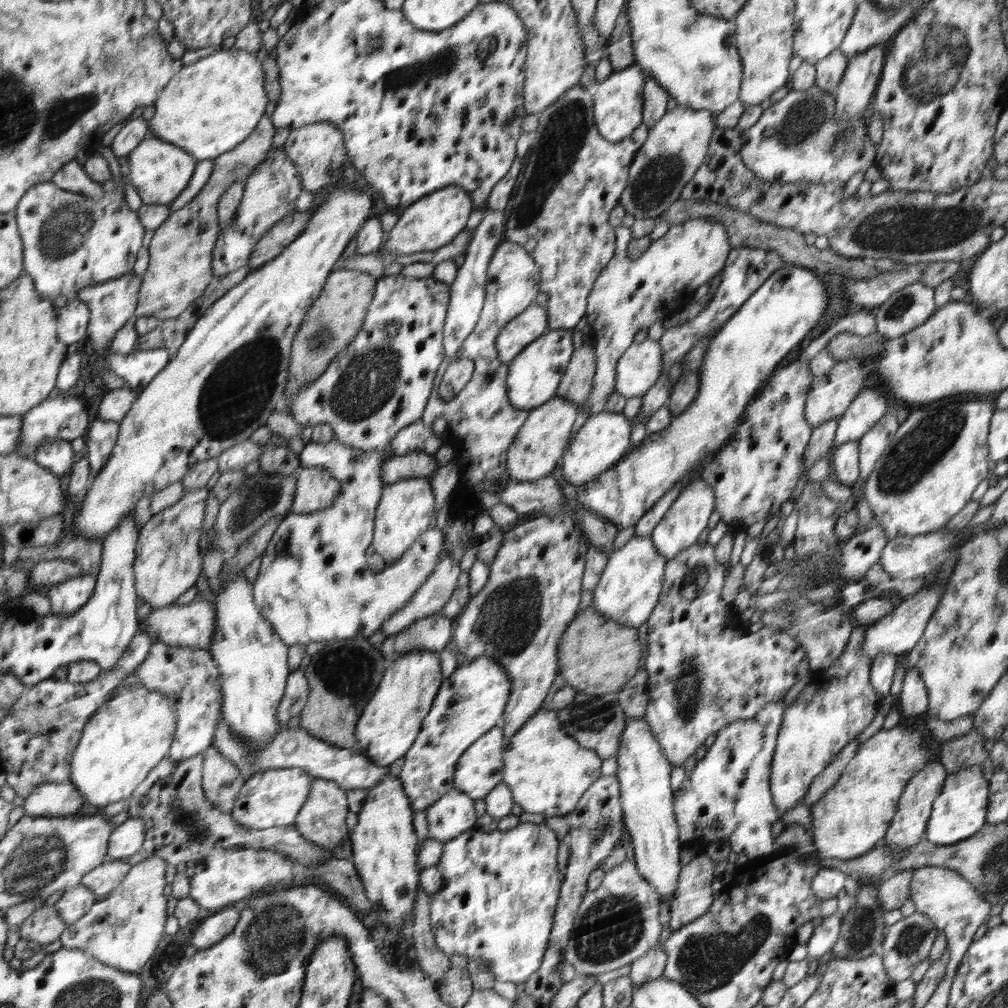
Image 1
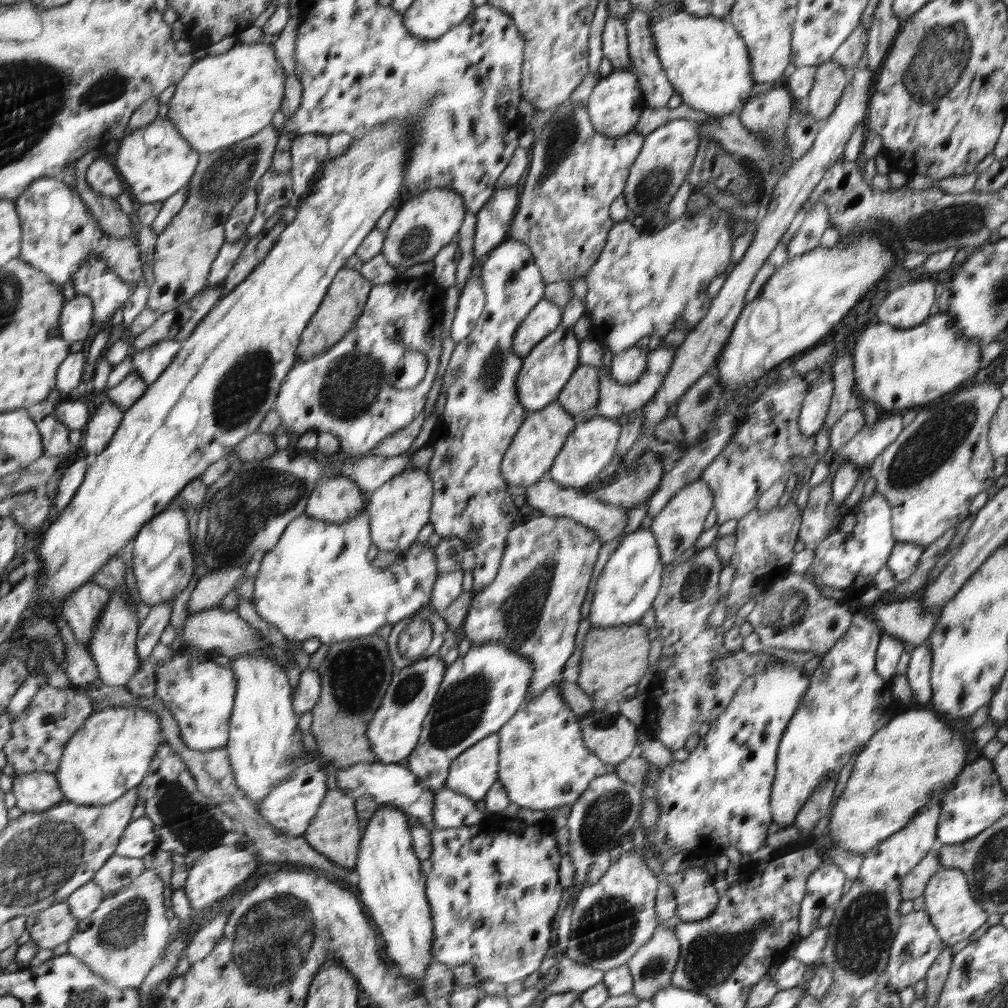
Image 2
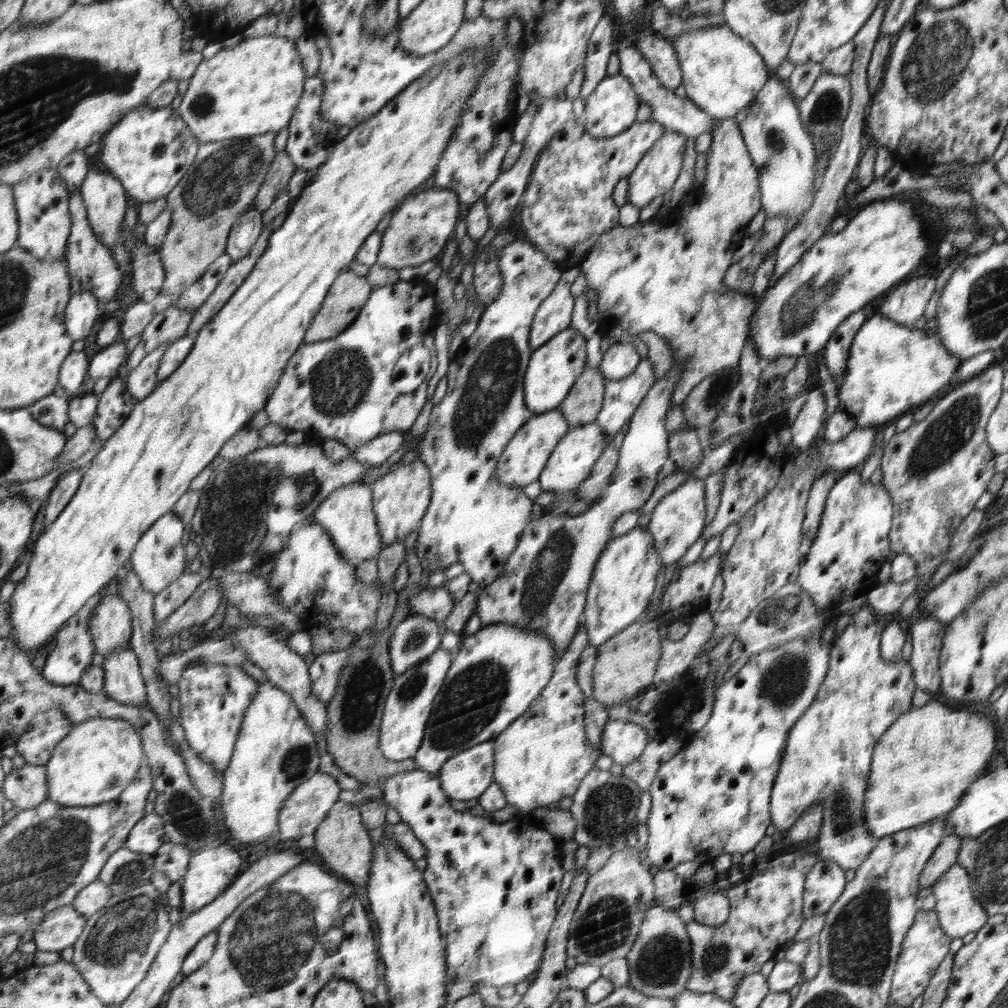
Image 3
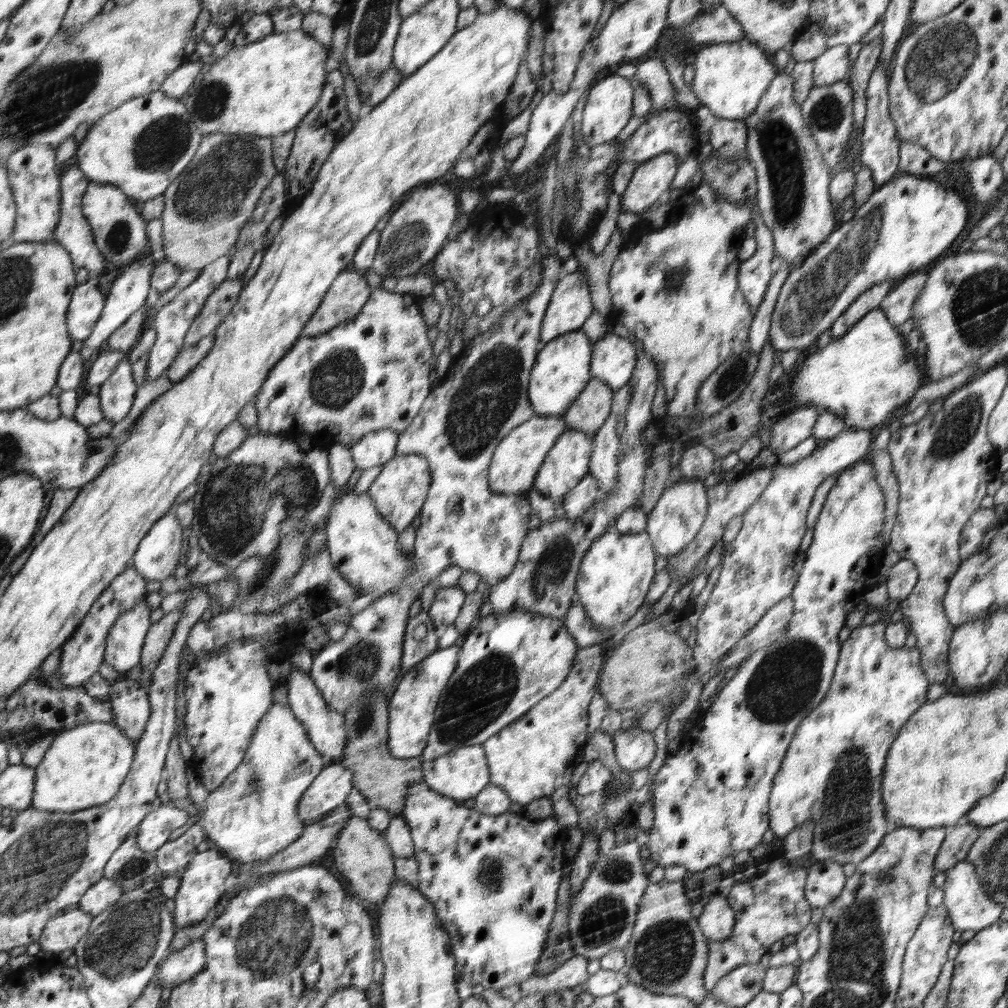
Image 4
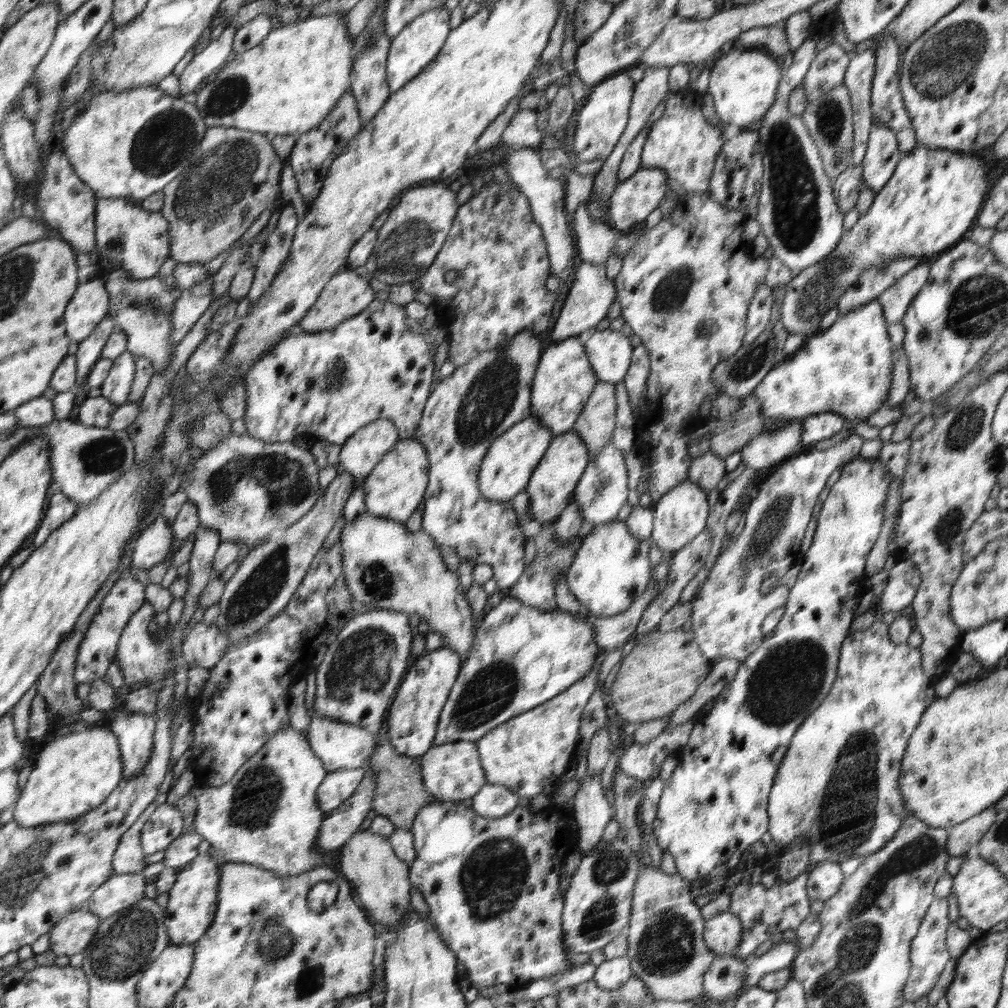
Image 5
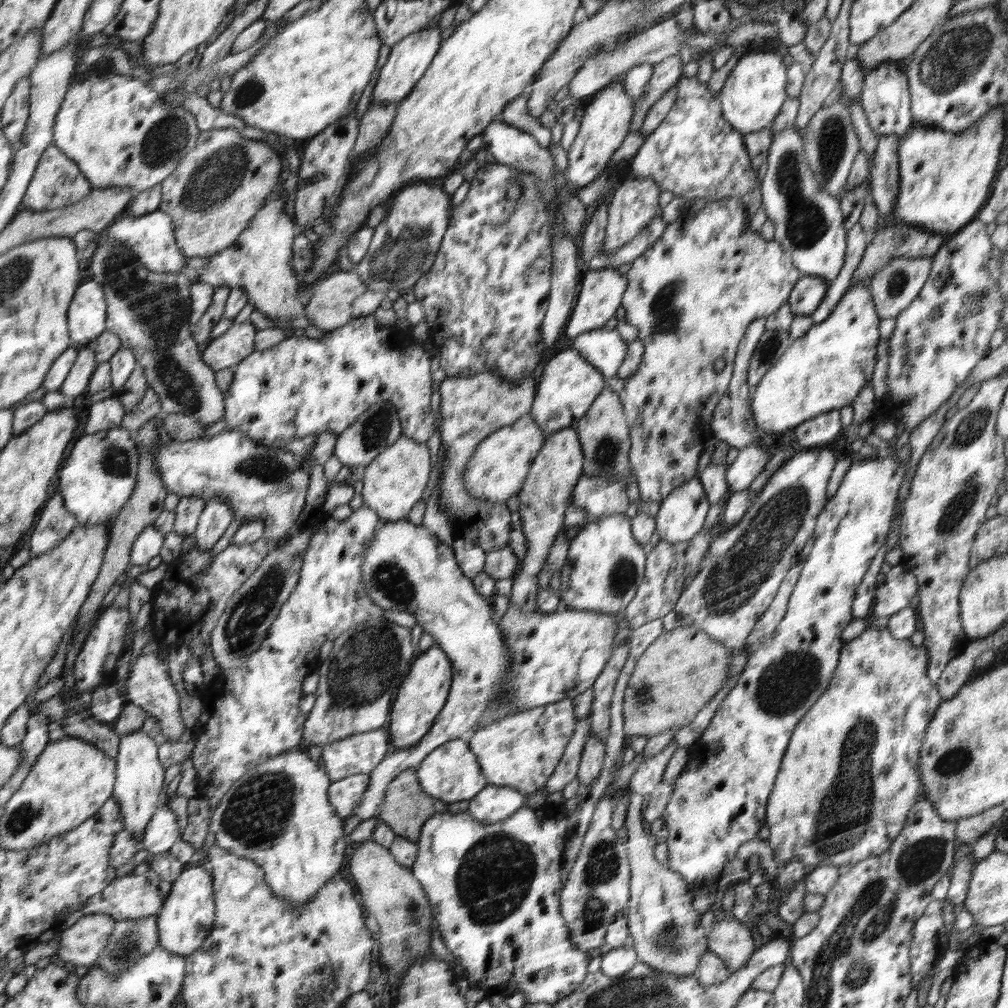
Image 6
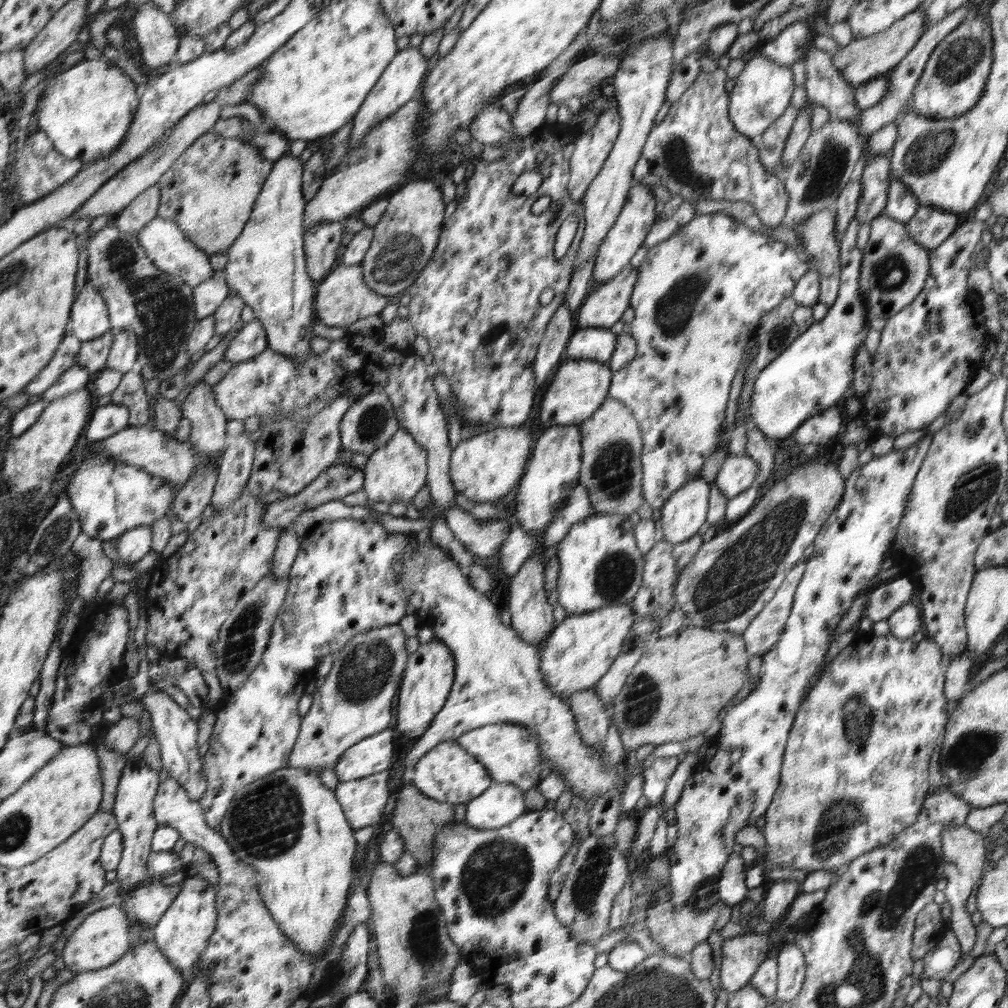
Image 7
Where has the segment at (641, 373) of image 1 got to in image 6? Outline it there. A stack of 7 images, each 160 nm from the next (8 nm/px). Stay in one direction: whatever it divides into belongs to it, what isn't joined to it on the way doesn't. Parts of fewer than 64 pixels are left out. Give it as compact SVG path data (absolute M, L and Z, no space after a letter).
M607 327L578 335L568 347L577 350L582 358L598 368L606 382L617 376L627 353L626 344L618 330Z

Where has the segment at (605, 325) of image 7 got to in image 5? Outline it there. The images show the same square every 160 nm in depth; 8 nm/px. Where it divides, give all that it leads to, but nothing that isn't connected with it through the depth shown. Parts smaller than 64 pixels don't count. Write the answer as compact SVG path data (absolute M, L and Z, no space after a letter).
M579 261L576 270L574 270L574 282L572 282L571 290L568 290L564 304L560 308L558 320L550 332L550 338L556 341L566 341L571 337L585 337L588 335L588 328L596 327L598 322L602 322L606 318L606 312L614 300L614 296L618 296L616 283L610 282L606 278L605 263L594 264L586 261Z

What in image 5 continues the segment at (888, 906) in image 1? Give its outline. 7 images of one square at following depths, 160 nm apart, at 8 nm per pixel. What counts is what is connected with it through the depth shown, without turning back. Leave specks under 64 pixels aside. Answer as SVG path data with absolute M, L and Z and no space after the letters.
M993 805L983 813L978 814L977 817L952 827L950 834L948 834L948 844L946 844L948 854L954 857L966 855L972 847L979 844L986 831L995 822L998 813L996 806Z

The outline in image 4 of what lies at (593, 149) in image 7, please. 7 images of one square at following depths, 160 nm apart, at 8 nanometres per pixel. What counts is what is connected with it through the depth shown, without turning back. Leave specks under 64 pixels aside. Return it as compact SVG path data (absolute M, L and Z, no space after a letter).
M613 72L602 75L591 86L586 105L583 108L580 134L584 137L584 142L592 148L614 140L620 134L620 130L628 124L628 120L632 118L632 111L632 86L630 86L630 80Z

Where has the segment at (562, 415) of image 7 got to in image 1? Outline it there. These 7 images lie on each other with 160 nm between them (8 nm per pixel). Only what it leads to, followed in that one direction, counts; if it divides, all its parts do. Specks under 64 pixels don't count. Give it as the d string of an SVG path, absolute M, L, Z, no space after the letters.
M554 330L542 334L537 341L510 362L508 381L508 397L514 407L522 410L532 410L543 406L557 394L557 388L564 376L564 370L575 353L574 339L571 330Z

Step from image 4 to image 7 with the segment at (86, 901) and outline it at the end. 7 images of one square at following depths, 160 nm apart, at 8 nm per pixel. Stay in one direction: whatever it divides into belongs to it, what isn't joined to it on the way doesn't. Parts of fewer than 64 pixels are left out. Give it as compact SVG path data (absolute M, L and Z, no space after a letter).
M159 880L148 881L147 885L142 886L141 889L132 889L127 895L124 895L118 905L126 912L129 921L138 919L142 920L142 923L152 926L161 921L161 918L170 910L182 888L184 886L181 886L181 884L162 885Z

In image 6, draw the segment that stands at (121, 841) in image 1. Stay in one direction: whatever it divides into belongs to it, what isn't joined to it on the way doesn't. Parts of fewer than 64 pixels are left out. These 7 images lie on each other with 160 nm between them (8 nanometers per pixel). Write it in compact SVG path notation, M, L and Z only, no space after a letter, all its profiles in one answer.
M160 806L144 836L142 846L147 859L158 854L168 853L172 846L180 840L180 828L176 814L167 806Z

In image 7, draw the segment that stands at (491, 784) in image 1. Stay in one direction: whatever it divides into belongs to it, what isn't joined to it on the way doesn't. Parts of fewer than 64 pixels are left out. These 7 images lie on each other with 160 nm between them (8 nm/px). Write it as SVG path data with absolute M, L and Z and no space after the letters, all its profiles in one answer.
M457 740L442 742L429 750L413 769L410 783L421 794L439 802L468 805L494 782L487 767L476 756L466 751Z

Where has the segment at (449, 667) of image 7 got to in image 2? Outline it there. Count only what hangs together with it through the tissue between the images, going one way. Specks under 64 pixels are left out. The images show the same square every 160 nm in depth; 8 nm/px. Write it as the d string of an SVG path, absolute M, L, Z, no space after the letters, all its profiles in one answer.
M436 652L393 673L390 690L385 692L386 702L381 702L382 710L378 710L374 726L370 726L369 741L374 742L374 750L378 750L377 760L380 763L397 763L402 758L412 756L420 742L426 715L436 698L446 667Z

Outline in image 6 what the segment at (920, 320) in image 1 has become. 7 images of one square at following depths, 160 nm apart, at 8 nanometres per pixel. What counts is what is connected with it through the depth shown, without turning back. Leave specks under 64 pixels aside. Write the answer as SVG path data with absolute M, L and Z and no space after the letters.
M893 258L868 285L882 318L900 316L919 296L931 271L930 258Z

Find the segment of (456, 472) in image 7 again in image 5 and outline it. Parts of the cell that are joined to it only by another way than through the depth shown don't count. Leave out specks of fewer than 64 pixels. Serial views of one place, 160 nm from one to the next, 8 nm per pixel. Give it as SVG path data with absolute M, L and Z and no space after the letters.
M532 416L525 419L526 422L517 422L518 426L514 426L514 430L502 434L502 438L498 438L494 446L490 446L482 461L478 478L480 491L488 500L511 501L519 492L524 491L534 469L550 445L551 431Z

